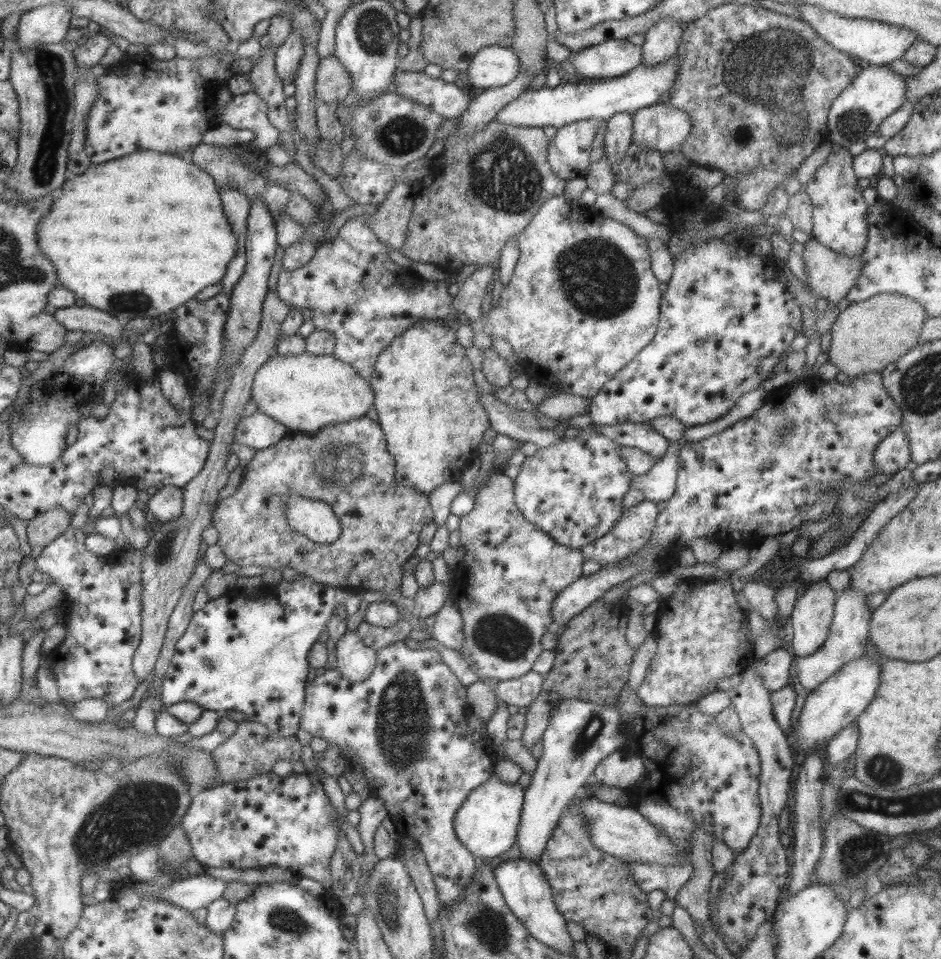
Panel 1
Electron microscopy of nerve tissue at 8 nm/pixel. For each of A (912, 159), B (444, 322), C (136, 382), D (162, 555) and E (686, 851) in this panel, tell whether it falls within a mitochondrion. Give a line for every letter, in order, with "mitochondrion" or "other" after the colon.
A: other
B: other
C: other
D: mitochondrion
E: other

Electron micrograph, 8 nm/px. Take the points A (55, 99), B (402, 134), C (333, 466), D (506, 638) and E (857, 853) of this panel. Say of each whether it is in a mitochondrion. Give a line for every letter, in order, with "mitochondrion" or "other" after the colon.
A: mitochondrion
B: mitochondrion
C: mitochondrion
D: mitochondrion
E: mitochondrion

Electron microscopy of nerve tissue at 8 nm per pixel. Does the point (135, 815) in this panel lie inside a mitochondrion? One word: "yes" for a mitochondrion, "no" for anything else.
yes

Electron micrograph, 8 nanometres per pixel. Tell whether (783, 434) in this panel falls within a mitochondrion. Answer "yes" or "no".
yes

